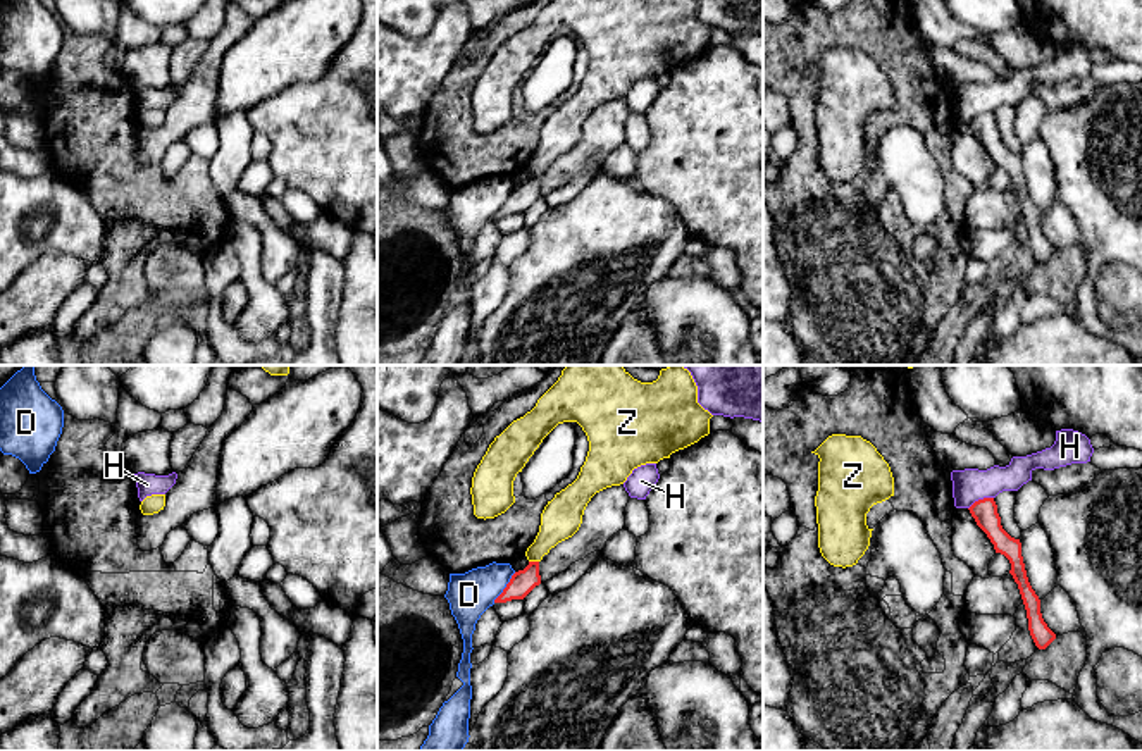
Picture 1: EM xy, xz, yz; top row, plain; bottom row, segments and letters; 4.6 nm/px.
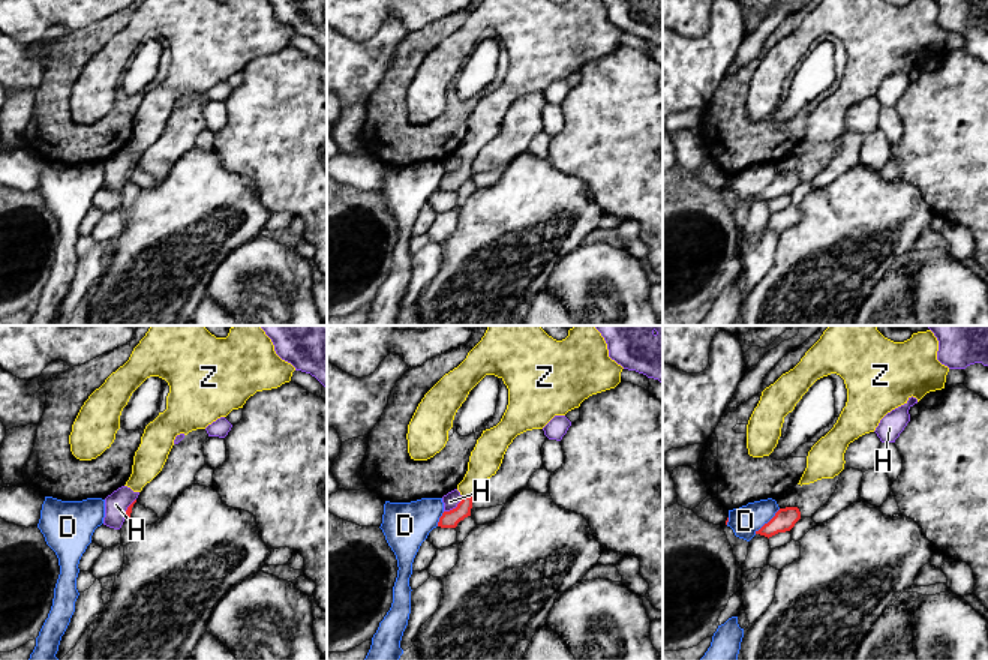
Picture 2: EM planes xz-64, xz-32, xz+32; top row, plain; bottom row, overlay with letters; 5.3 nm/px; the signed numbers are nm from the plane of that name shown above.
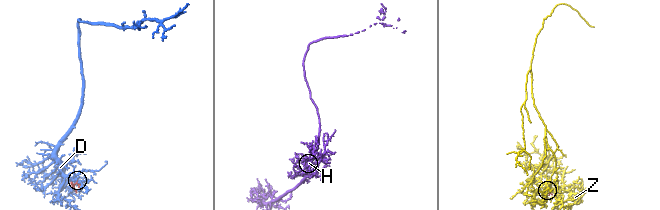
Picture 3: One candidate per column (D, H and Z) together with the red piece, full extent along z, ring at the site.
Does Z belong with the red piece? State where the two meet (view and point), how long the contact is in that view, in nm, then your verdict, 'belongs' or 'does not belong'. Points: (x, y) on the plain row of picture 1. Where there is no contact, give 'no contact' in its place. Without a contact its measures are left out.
xz (534, 176) | 50 nm | belongs

